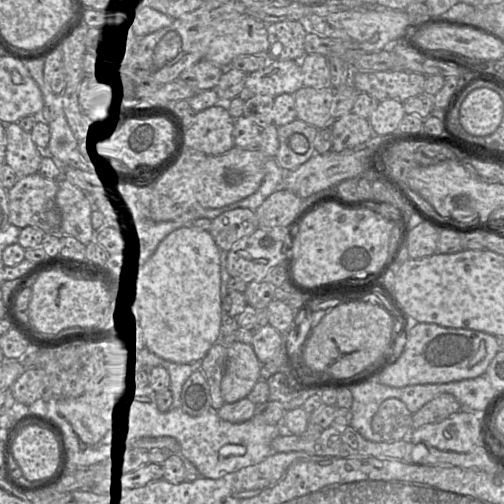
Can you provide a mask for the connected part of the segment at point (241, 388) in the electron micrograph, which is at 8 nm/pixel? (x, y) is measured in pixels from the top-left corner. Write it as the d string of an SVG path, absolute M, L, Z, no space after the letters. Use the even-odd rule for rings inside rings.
M234 342L226 346L228 352L220 393L224 403L232 403L249 395L260 379L262 363L251 344Z

